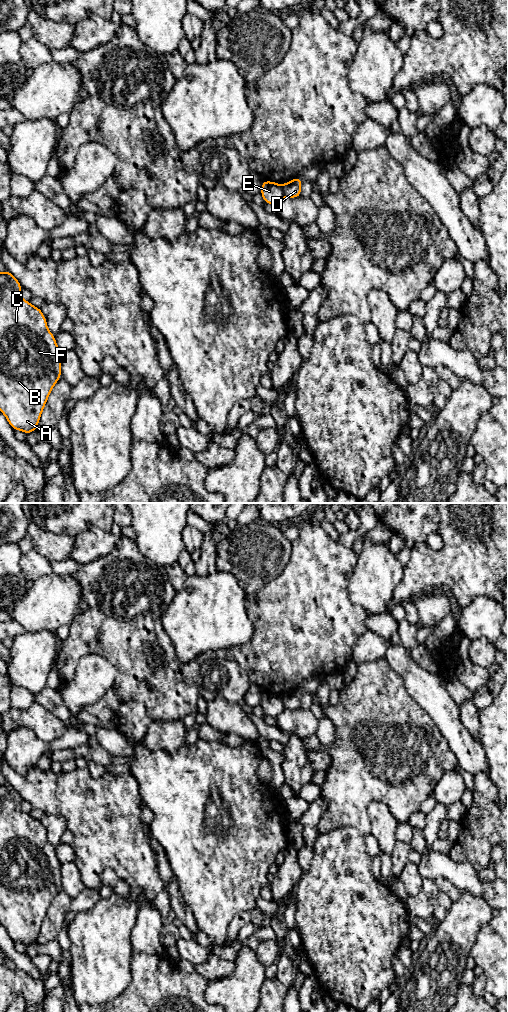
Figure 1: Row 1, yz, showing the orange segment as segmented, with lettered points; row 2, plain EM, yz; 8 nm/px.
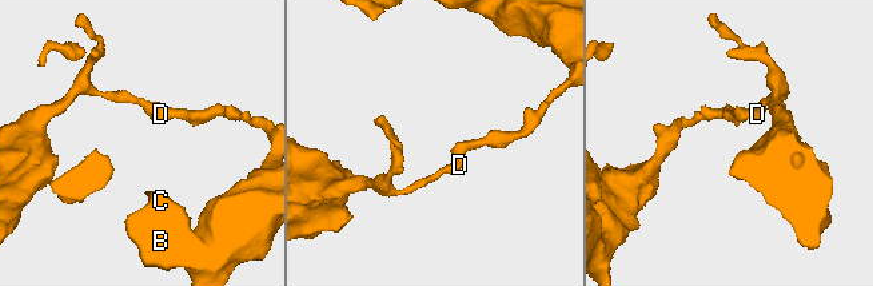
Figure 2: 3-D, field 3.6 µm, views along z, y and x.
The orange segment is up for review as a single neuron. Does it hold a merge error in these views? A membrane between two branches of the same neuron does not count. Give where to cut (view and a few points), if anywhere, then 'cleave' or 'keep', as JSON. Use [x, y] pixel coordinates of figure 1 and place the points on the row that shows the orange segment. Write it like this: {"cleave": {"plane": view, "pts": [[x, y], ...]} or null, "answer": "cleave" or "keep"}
{"cleave": {"plane": "yz", "pts": [[281, 185], [282, 191], [286, 196]]}, "answer": "cleave"}

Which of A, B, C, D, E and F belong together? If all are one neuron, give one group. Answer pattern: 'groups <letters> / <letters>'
groups A B C E F / D

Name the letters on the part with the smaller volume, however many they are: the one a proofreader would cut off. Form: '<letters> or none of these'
D

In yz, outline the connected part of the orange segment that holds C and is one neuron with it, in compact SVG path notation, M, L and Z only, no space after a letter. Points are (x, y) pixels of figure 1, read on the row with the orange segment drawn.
M10 271L0 273L0 411L13 430L28 435L36 430L51 390L61 377L62 352L57 346L55 335L47 328L47 320L41 309L23 300L21 289L21 284Z

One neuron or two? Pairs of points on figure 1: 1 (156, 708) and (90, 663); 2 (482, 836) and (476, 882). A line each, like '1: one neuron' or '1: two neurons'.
1: two neurons
2: two neurons

